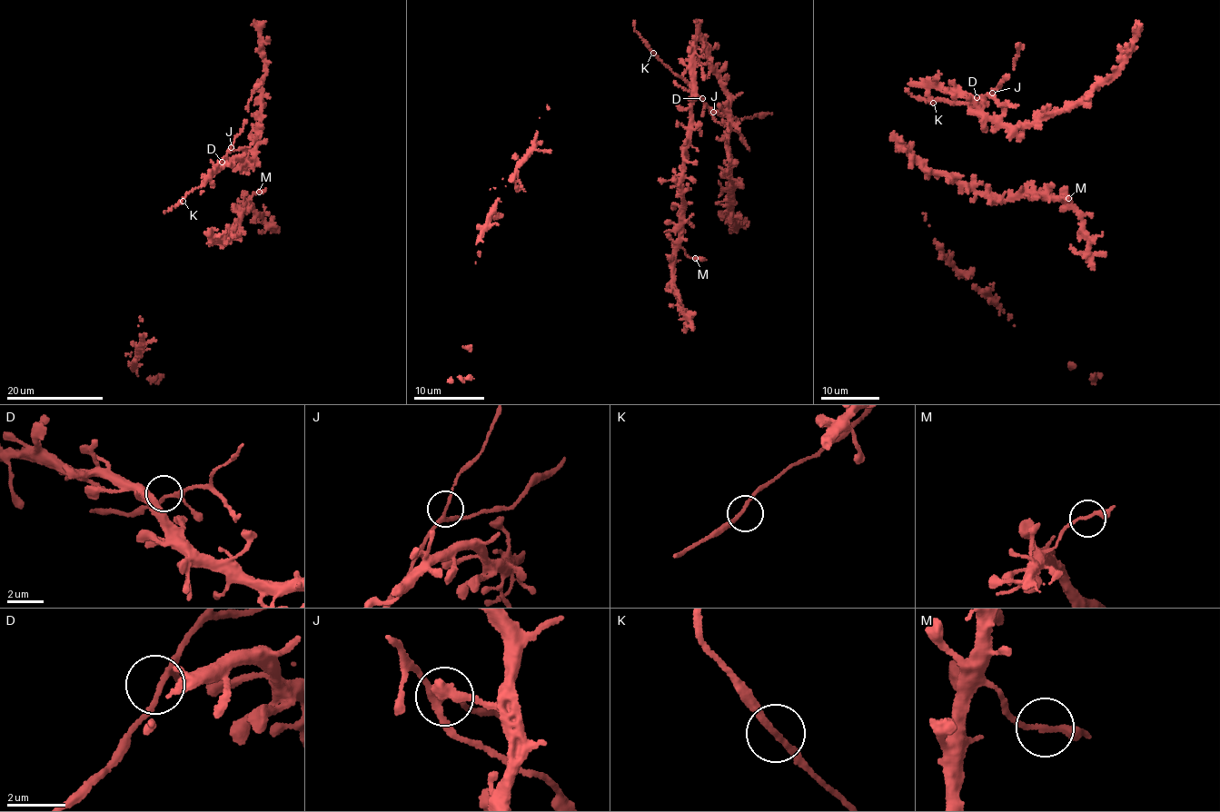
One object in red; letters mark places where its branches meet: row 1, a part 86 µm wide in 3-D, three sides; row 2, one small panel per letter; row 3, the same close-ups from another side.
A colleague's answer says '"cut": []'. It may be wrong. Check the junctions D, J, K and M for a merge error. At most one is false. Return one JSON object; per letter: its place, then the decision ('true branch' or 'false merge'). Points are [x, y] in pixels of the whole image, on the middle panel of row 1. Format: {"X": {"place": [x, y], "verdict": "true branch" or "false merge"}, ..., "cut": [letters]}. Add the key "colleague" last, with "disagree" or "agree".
{"D": {"place": [702, 98], "verdict": "true branch"}, "J": {"place": [713, 112], "verdict": "true branch"}, "K": {"place": [653, 53], "verdict": "true branch"}, "M": {"place": [695, 258], "verdict": "true branch"}, "cut": [], "colleague": "agree"}

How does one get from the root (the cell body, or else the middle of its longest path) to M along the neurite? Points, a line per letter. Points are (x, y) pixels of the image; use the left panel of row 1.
M: (223, 241), (226, 234), (236, 230), (241, 212), (248, 201), (259, 192)

